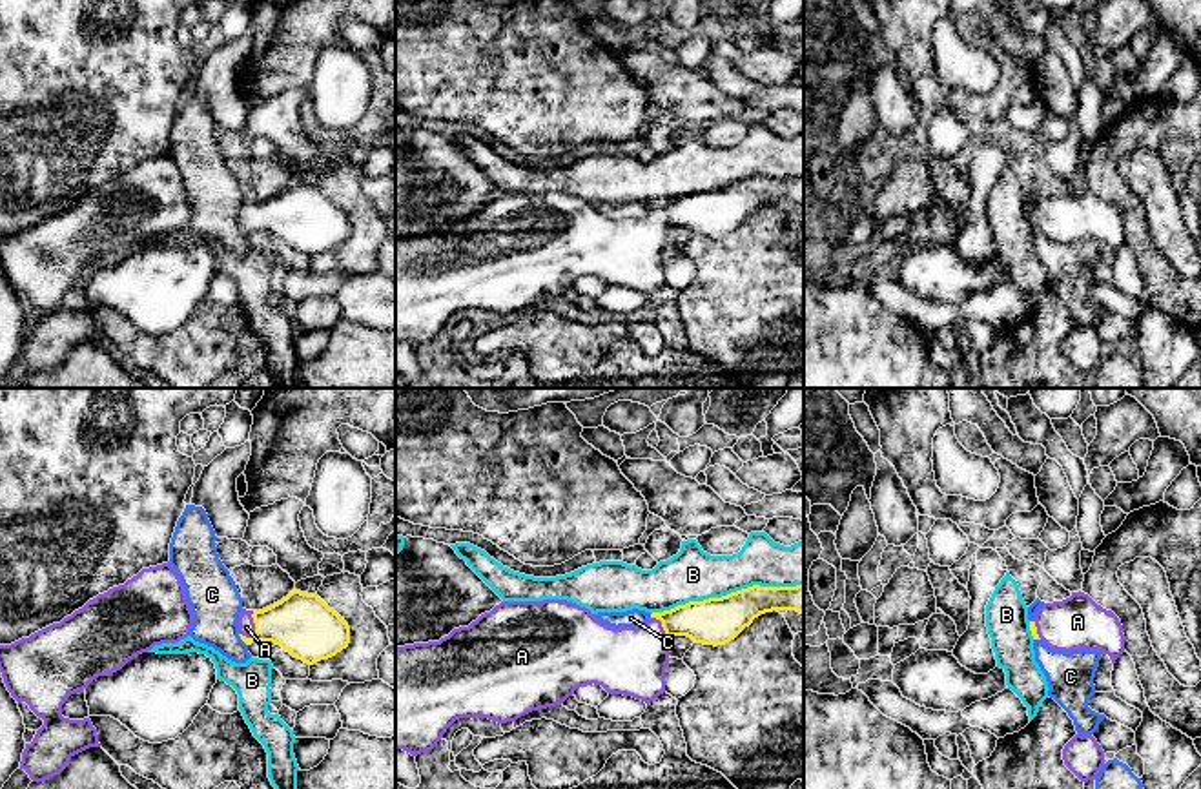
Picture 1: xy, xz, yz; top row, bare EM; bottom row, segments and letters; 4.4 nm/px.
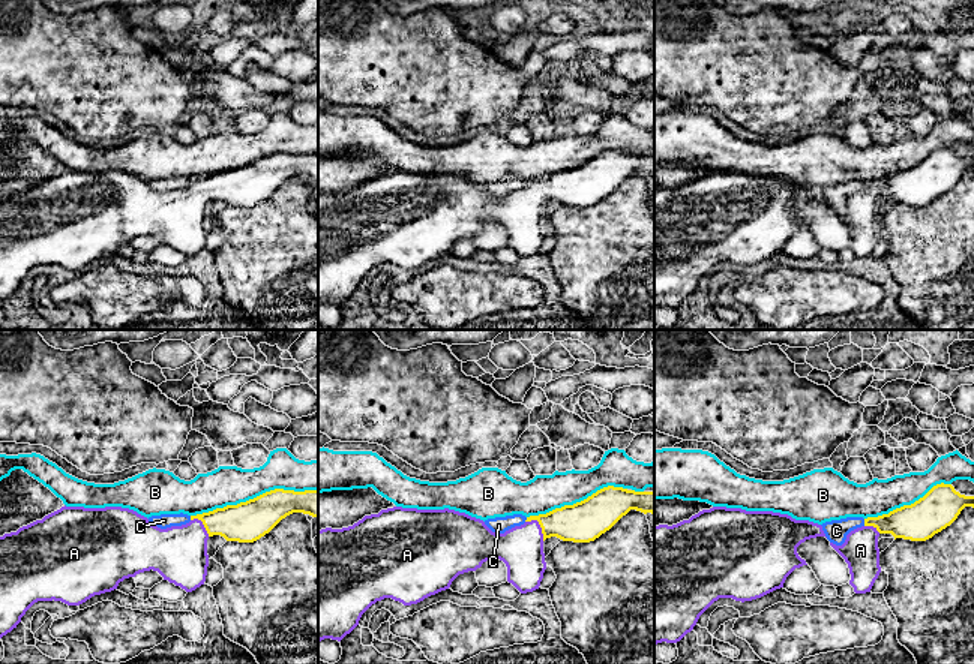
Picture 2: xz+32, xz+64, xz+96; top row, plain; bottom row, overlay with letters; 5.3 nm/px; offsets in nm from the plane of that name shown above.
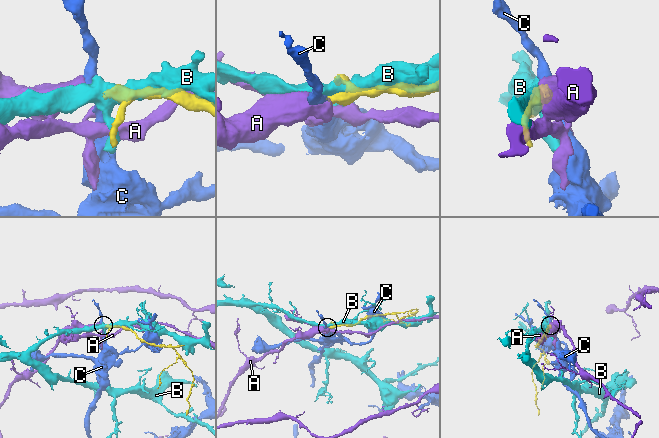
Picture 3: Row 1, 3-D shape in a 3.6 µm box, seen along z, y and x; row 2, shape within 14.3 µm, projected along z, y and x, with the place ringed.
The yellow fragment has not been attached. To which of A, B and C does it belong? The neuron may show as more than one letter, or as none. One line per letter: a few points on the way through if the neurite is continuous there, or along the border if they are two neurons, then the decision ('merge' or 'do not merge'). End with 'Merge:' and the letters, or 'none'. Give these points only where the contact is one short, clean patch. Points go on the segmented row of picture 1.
A: runs through xy (301, 624), (256, 627), (246, 627); merge
B: do not merge
C: do not merge
Merge: A

